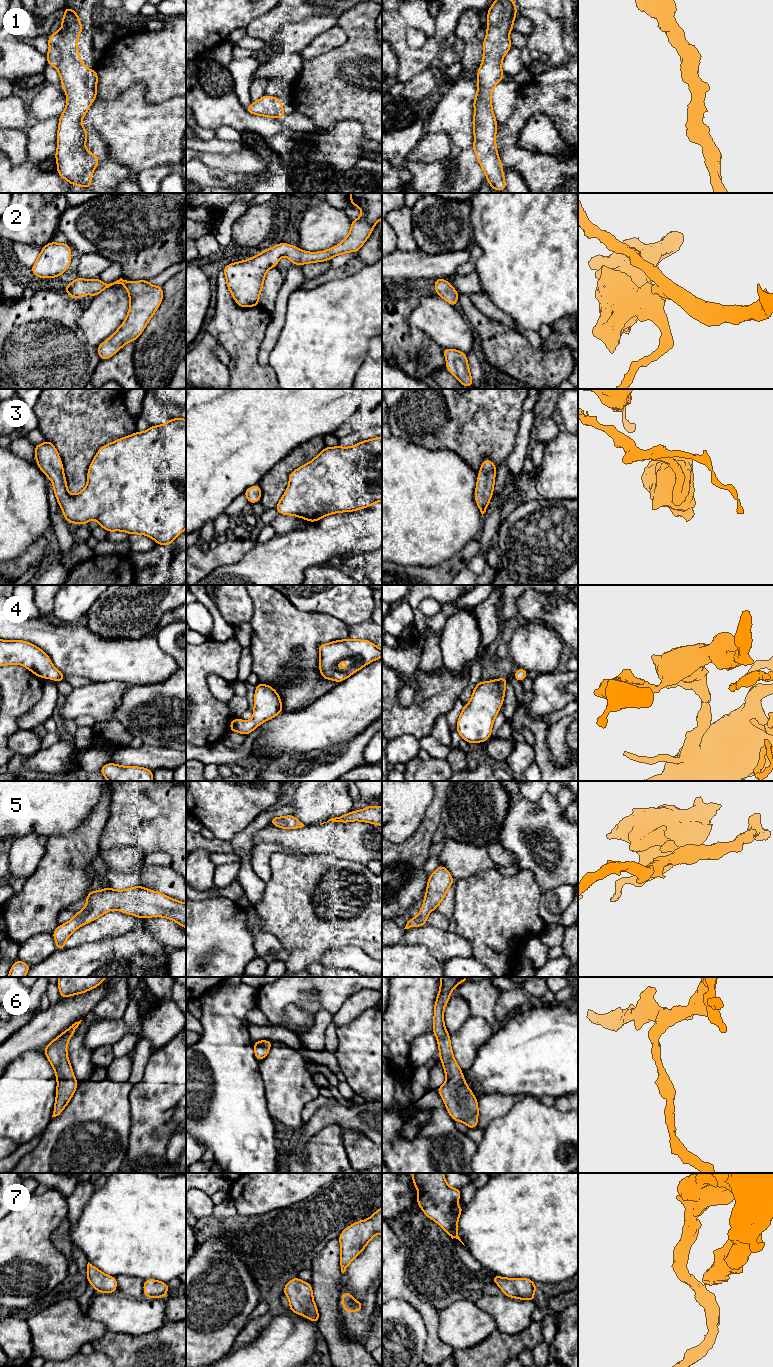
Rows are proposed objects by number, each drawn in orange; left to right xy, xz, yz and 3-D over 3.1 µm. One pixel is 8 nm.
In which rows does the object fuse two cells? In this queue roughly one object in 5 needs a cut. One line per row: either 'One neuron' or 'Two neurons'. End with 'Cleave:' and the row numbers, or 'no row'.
1: One neuron
2: One neuron
3: One neuron
4: One neuron
5: One neuron
6: One neuron
7: One neuron
Cleave: no row

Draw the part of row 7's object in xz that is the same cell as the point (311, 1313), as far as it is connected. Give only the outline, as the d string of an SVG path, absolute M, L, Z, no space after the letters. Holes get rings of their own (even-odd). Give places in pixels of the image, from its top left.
M295 1277L286 1283L283 1294L288 1297L289 1308L292 1312L306 1316L312 1322L319 1323L319 1313L313 1300L310 1282L303 1282Z

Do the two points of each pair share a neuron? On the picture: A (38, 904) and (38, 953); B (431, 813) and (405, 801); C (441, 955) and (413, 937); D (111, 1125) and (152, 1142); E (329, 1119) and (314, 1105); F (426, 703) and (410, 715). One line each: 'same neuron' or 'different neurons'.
A: different neurons
B: different neurons
C: same neuron
D: different neurons
E: different neurons
F: same neuron

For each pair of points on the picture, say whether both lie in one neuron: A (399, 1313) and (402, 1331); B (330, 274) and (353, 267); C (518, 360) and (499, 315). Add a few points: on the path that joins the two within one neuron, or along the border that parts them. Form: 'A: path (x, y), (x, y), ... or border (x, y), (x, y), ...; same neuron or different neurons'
A: path (399, 1317), (399, 1327); same neuron
B: path (336, 273), (347, 269); same neuron
C: border (483, 313), (524, 336); different neurons

